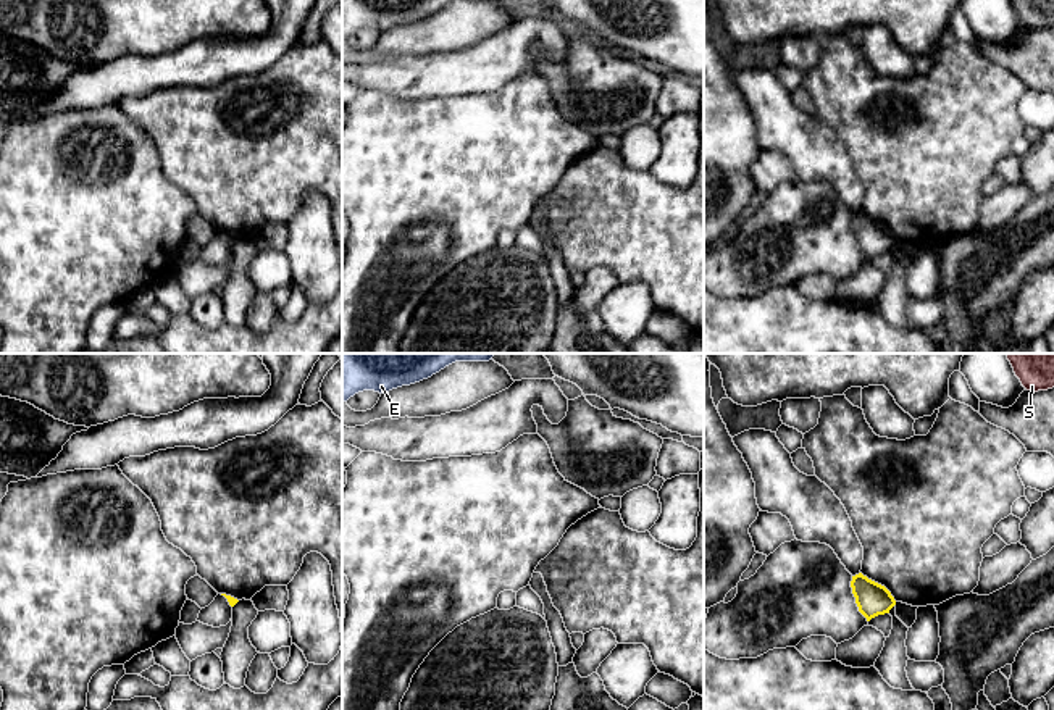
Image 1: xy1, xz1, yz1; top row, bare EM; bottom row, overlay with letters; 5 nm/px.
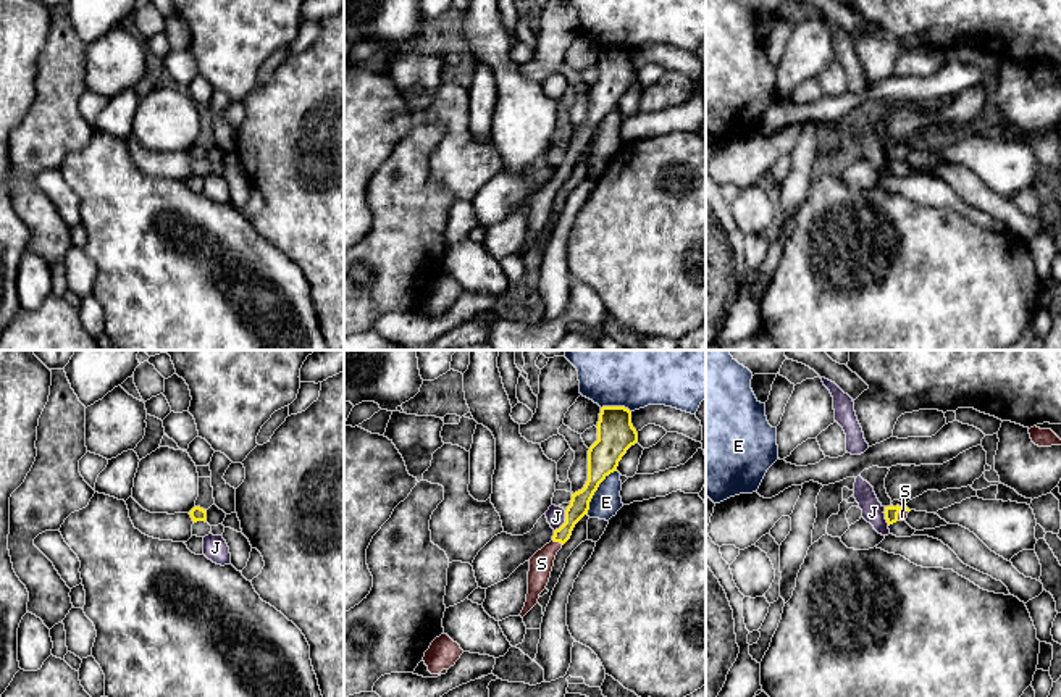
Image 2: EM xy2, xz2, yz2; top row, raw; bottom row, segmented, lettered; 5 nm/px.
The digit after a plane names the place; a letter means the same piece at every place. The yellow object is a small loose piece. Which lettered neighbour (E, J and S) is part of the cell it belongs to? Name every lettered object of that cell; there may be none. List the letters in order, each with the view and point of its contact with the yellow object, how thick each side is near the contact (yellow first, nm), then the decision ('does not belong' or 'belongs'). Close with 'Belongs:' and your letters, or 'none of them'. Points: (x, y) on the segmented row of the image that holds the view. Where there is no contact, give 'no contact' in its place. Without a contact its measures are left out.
E: xz2 (596, 489) | 160/150 nm | does not belong
J: xz2 (566, 521) | 100/100 nm | does not belong
S: xz2 (557, 541) | 100/120 nm | does not belong
Belongs: none of them

